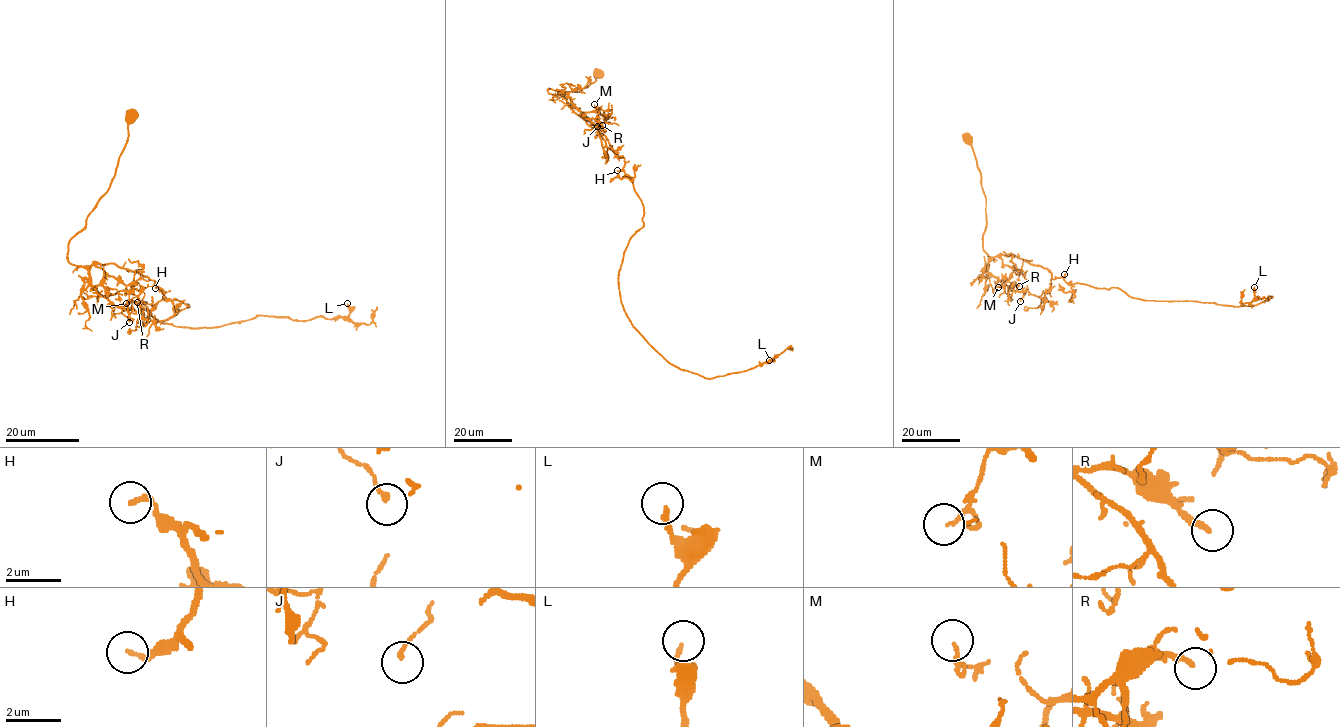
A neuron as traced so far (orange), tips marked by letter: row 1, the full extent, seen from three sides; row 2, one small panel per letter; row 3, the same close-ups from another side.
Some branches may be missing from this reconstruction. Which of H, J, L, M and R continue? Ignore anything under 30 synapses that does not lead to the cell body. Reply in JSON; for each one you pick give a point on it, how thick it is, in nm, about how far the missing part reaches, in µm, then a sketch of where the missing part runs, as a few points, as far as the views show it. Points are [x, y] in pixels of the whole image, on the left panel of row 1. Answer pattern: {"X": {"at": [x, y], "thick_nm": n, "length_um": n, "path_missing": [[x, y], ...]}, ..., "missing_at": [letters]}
{"R": {"at": [137, 302], "thick_nm": 200, "length_um": 20, "path_missing": [[137, 302], [159, 307], [161, 312], [170, 315], [160, 312]]}, "missing_at": ["R"]}

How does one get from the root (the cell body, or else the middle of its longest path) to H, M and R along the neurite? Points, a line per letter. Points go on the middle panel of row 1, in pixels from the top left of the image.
H: (600, 74), (580, 91), (547, 91), (560, 94), (606, 138), (624, 159), (624, 167), (617, 170)
M: (600, 74), (580, 91), (547, 89), (552, 95), (566, 92), (581, 112), (594, 112), (597, 109), (594, 104)
R: (600, 74), (580, 91), (547, 91), (552, 95), (566, 92), (586, 118), (602, 125)

